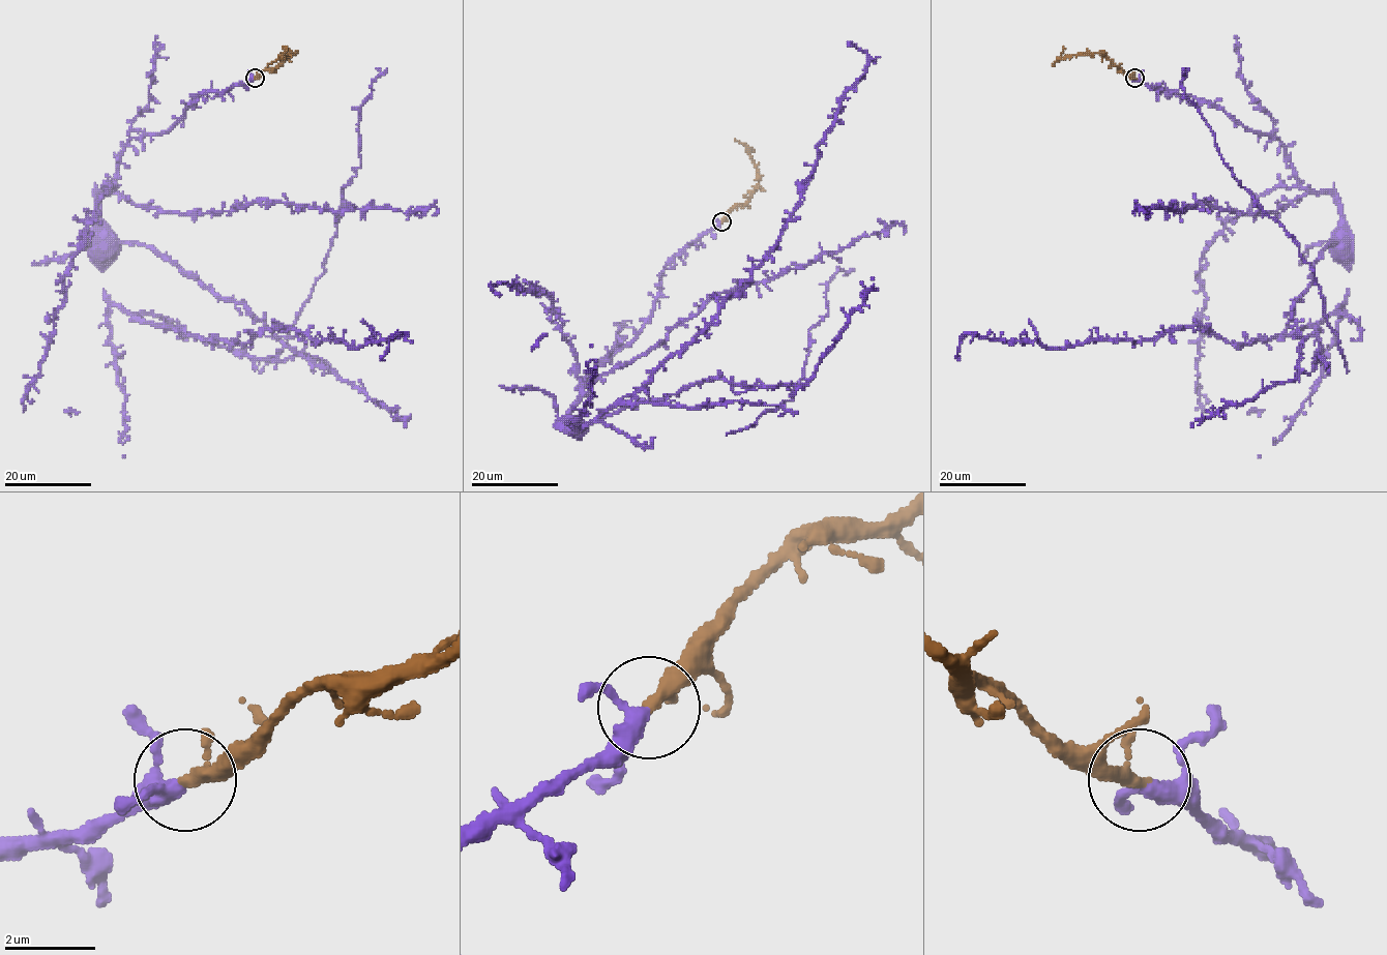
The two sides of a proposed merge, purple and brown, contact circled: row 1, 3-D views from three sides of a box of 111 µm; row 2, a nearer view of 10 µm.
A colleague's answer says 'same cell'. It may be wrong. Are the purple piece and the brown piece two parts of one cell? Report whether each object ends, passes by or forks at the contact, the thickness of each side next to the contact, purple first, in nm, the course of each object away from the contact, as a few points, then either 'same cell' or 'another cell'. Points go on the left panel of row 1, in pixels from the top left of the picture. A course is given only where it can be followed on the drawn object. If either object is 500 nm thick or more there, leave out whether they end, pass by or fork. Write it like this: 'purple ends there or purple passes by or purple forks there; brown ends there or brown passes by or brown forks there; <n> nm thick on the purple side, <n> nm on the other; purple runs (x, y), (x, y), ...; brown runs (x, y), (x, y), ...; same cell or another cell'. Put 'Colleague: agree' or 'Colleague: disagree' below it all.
purple passes by; brown passes by; 280 nm thick on the purple side, 240 nm on the other; purple runs (254, 79), (197, 94), (165, 132), (143, 133), (128, 142), (116, 184), (98, 197), (96, 238), (104, 247); brown runs (254, 79), (266, 69), (275, 68), (292, 54), (267, 65); same cell
Colleague: agree

